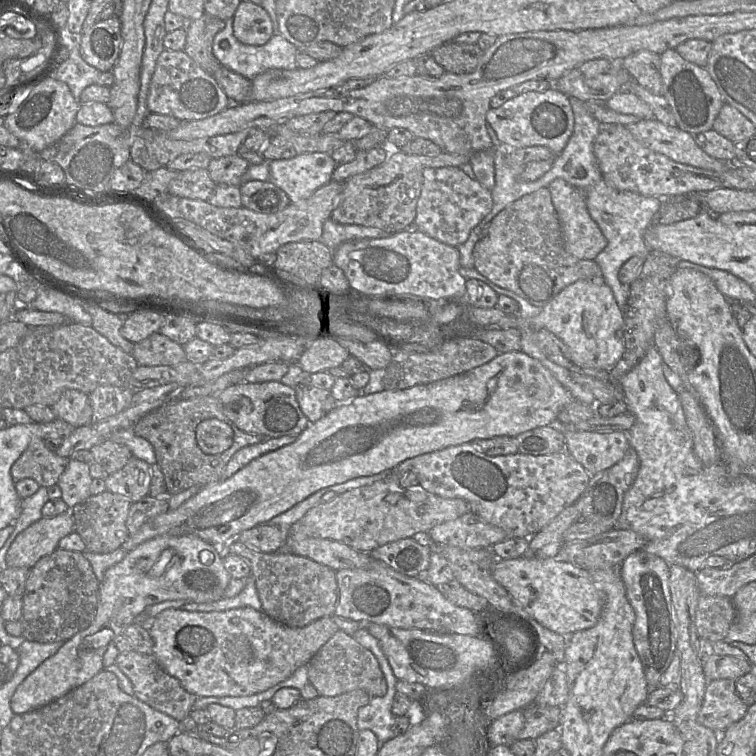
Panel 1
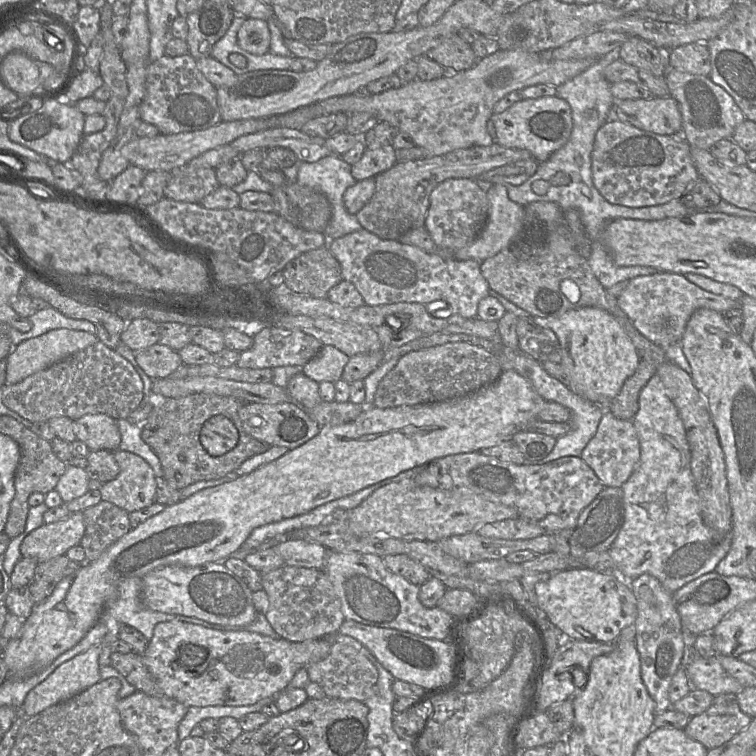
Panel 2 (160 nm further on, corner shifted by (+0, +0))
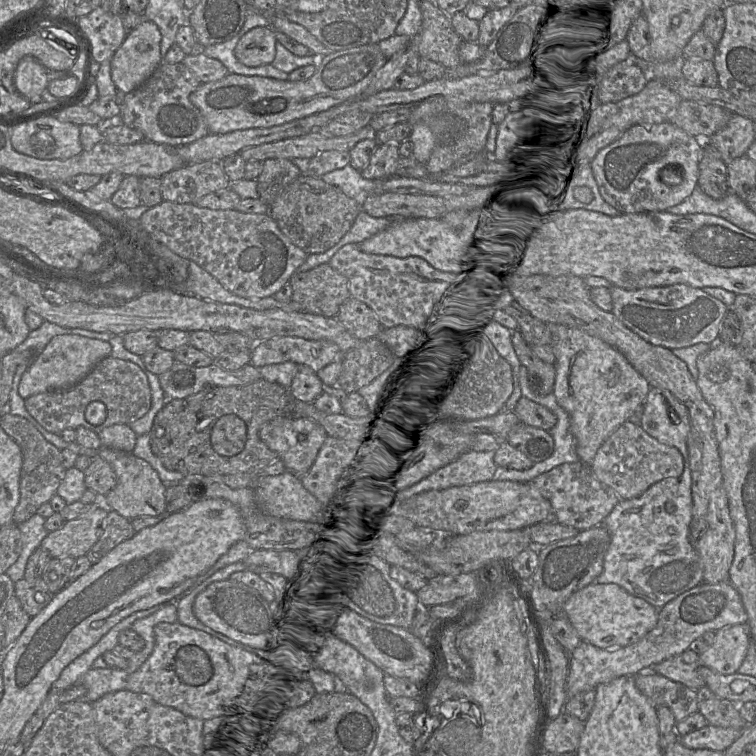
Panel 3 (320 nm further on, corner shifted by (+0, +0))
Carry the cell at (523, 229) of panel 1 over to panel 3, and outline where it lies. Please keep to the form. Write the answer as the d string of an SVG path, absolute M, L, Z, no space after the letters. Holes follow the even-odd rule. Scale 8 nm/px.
M561 275L502 281L511 305L525 310L546 324L575 327L601 339L621 352L651 387L662 392L678 414L680 422L685 425L693 500L689 539L700 558L703 582L715 584L729 581L729 569L734 557L735 528L723 486L720 453L714 430L714 411L704 399L687 364L675 356L671 349L644 340L626 327L612 311L598 307L591 298L591 289L584 277Z

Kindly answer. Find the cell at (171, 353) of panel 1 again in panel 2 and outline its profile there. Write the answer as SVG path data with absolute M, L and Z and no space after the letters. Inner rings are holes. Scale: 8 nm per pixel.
M159 342L134 352L138 365L152 379L169 377L183 365L178 351Z

